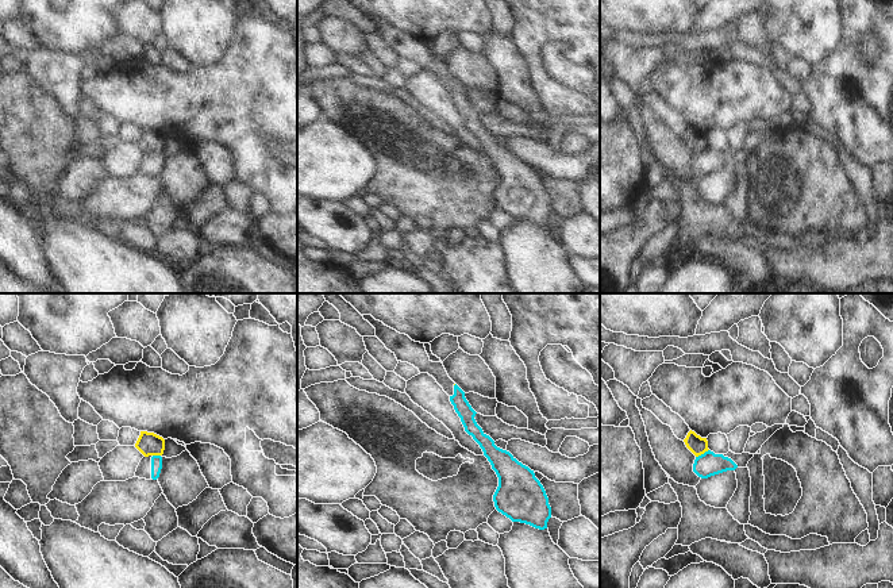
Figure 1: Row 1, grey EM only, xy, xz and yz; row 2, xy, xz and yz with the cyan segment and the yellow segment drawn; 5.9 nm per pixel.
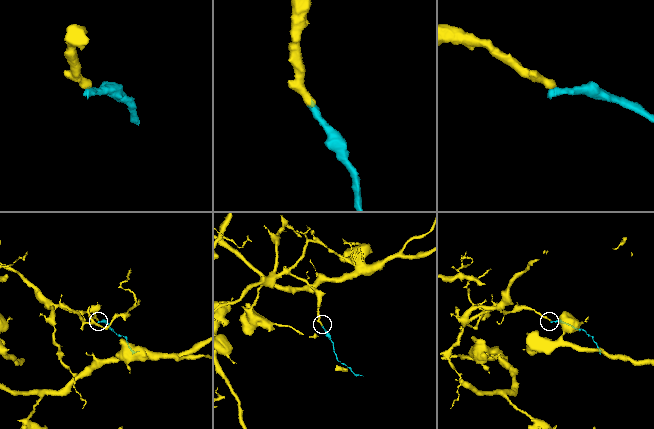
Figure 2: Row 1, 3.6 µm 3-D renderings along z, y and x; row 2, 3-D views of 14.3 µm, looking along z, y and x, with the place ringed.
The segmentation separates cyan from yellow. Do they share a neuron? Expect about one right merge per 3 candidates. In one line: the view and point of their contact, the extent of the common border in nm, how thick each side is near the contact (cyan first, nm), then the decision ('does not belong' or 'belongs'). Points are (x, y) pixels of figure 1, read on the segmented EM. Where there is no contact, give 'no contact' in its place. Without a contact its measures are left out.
contact yz (701, 454); length 90 nm; calibres 140 and 110 nm; does not belong

